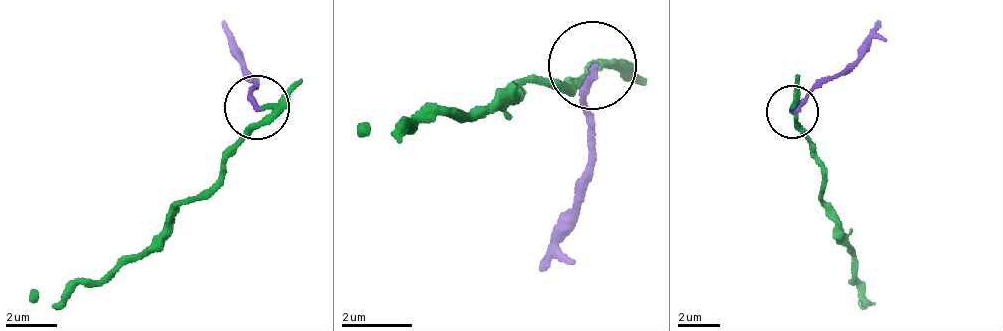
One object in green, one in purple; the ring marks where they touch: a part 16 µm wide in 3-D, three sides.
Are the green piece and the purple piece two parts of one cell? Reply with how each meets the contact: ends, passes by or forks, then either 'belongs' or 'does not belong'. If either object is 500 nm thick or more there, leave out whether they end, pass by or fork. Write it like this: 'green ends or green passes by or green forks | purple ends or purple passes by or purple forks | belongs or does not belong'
green passes by | purple ends | does not belong

